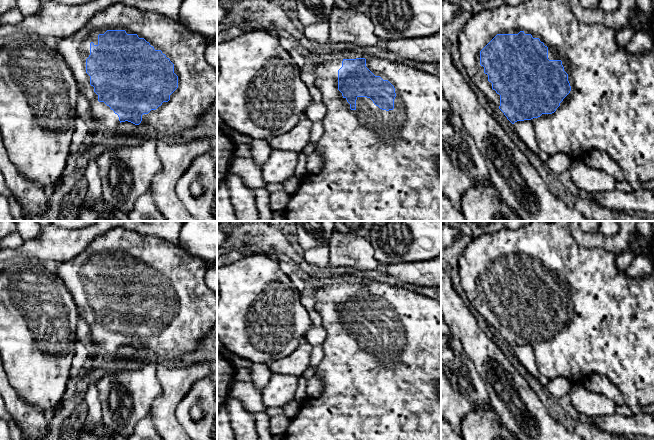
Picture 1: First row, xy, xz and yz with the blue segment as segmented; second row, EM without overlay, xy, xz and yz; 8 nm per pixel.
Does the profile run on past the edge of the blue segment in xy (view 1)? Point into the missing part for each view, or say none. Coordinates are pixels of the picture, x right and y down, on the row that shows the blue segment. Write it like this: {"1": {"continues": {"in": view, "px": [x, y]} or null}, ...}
{"1": {"continues": {"in": "xy", "px": [197, 80]}}}

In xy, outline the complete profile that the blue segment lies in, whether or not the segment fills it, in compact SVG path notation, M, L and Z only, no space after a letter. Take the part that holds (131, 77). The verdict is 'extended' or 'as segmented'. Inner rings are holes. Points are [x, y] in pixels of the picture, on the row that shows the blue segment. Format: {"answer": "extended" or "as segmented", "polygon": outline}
{"answer": "extended", "polygon": "M118 2L107 7L105 10L95 14L85 26L71 36L62 38L58 42L57 50L69 66L74 79L76 80L80 93L89 101L91 116L103 124L109 130L114 131L121 122L131 122L135 125L148 124L159 134L167 136L179 136L186 129L198 124L202 114L214 104L217 99L217 70L214 69L205 59L205 51L208 41L202 35L188 30L180 22L174 21L166 16L155 14L149 11L136 9L132 5Z"}

